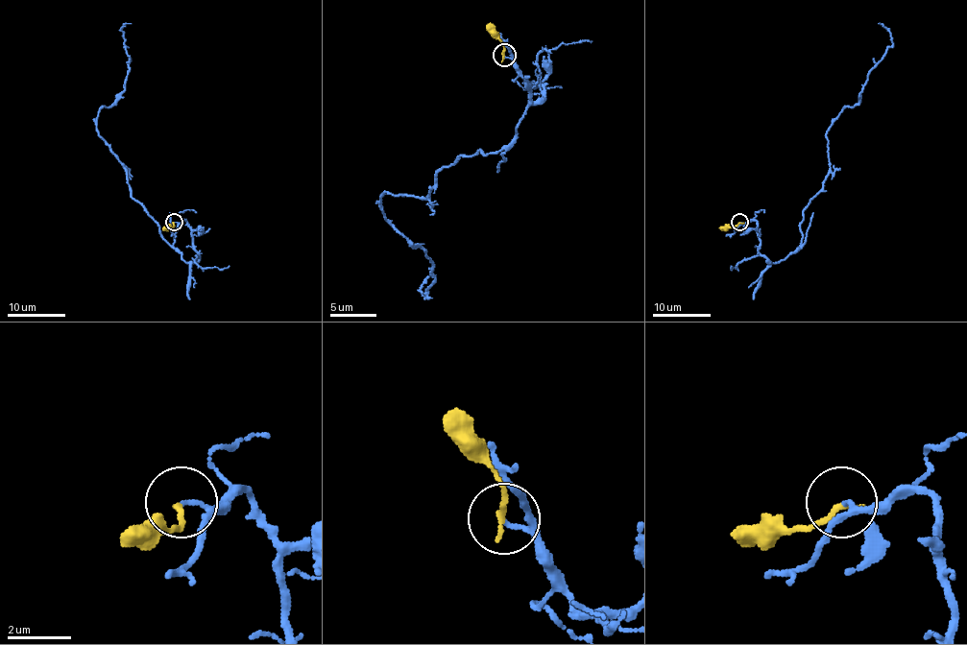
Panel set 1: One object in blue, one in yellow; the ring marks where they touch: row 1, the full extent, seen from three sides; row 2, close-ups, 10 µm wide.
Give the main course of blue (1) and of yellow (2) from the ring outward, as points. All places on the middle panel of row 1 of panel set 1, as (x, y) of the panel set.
1: (503, 55), (543, 96), (517, 135), (459, 156), (424, 198), (380, 198), (429, 258), (424, 298), (436, 274)
2: (503, 55), (503, 43), (490, 22)

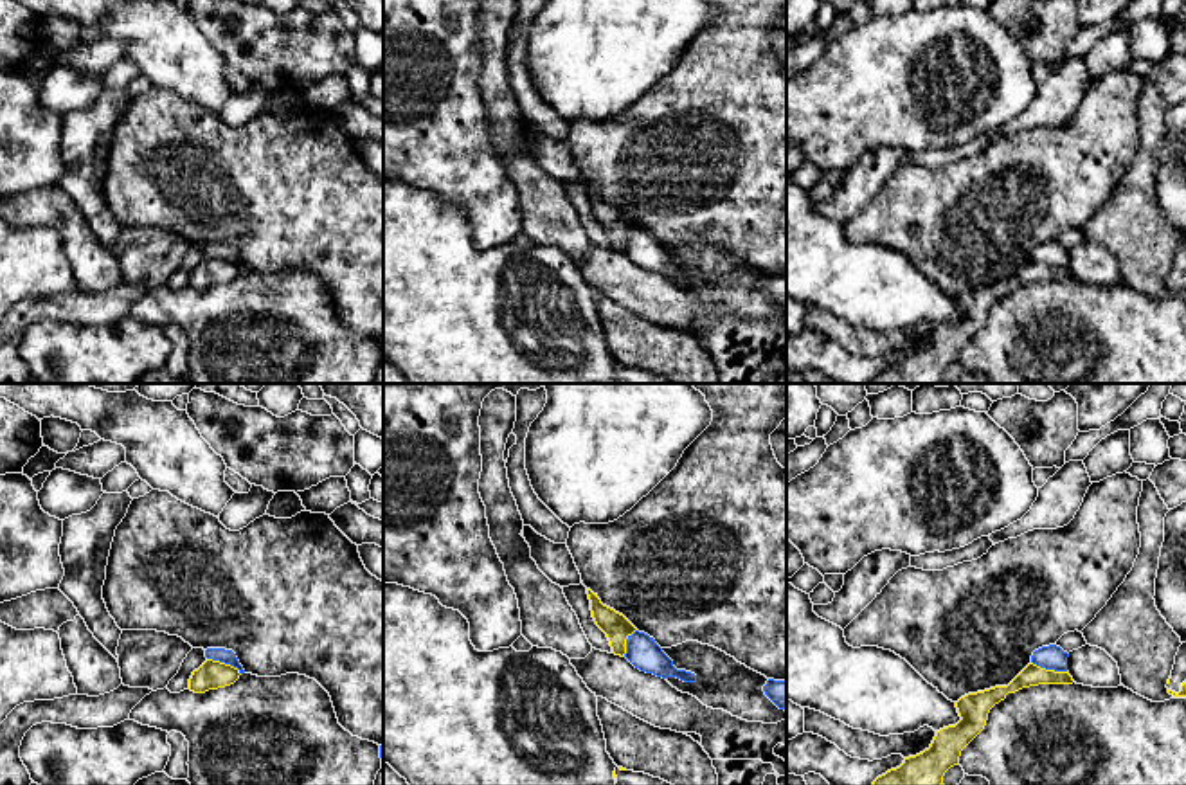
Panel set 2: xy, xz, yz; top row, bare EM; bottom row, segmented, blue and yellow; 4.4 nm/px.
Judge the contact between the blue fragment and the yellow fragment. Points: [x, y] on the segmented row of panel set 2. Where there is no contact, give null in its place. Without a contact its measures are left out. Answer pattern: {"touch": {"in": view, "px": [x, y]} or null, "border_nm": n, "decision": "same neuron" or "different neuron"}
{"touch": {"in": "xy", "px": [225, 663]}, "border_nm": 180, "decision": "different neuron"}

